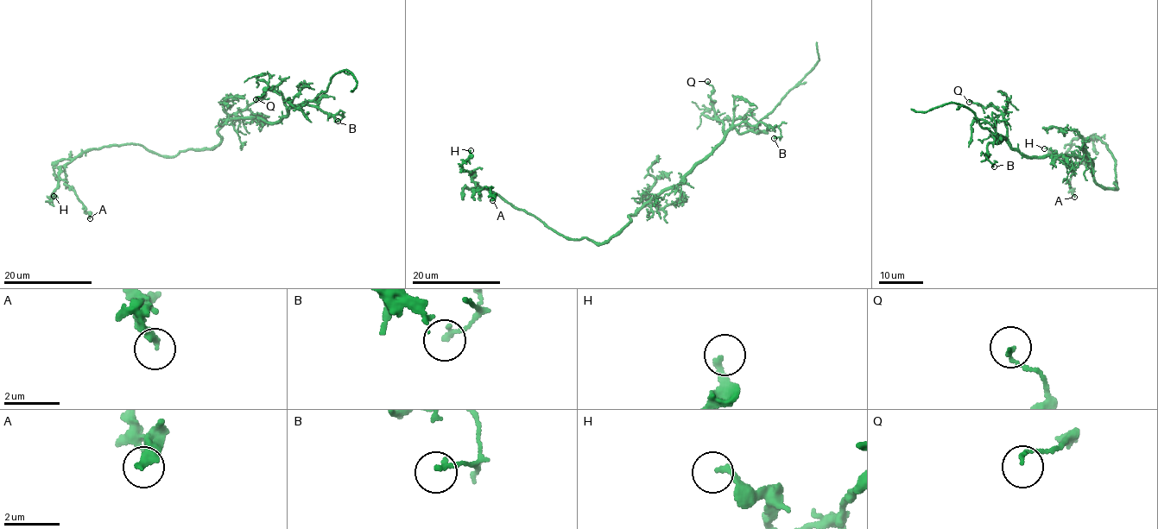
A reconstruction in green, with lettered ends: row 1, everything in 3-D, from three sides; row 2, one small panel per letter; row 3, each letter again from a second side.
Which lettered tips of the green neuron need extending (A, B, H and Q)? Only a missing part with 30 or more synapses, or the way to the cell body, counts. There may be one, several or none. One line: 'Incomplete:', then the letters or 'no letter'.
Incomplete: no letter

